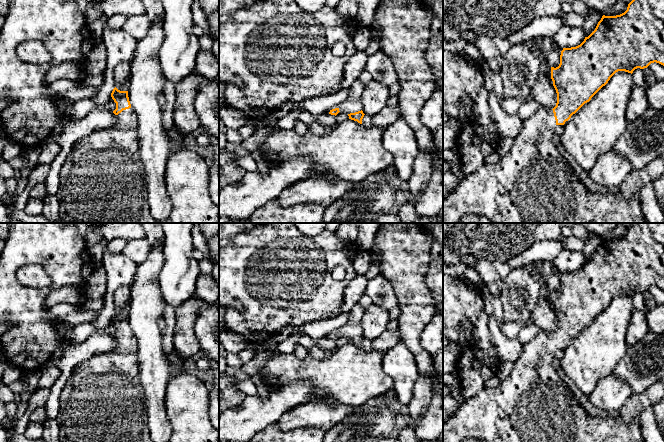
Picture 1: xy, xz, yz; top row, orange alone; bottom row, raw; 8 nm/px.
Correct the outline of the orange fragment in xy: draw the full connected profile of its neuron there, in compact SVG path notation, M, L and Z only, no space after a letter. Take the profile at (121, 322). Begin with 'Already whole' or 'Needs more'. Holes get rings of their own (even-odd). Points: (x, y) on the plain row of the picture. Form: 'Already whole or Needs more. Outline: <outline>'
Needs more. Outline: M115 311L111 321L116 327L113 337L119 348L77 364L62 389L56 419L60 428L59 442L153 442L148 429L146 396L139 380L136 337L131 331L128 315Z

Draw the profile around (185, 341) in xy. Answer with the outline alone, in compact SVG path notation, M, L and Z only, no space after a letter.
M190 299L175 309L174 348L188 362L201 355L201 347L194 332L197 311L201 303L200 299Z

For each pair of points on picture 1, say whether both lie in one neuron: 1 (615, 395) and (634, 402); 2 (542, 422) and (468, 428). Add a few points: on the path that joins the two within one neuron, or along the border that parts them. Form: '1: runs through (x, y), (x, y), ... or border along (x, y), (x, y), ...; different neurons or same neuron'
1: border along (632, 393), (616, 413); different neurons
2: runs through (524, 422), (486, 422); same neuron

